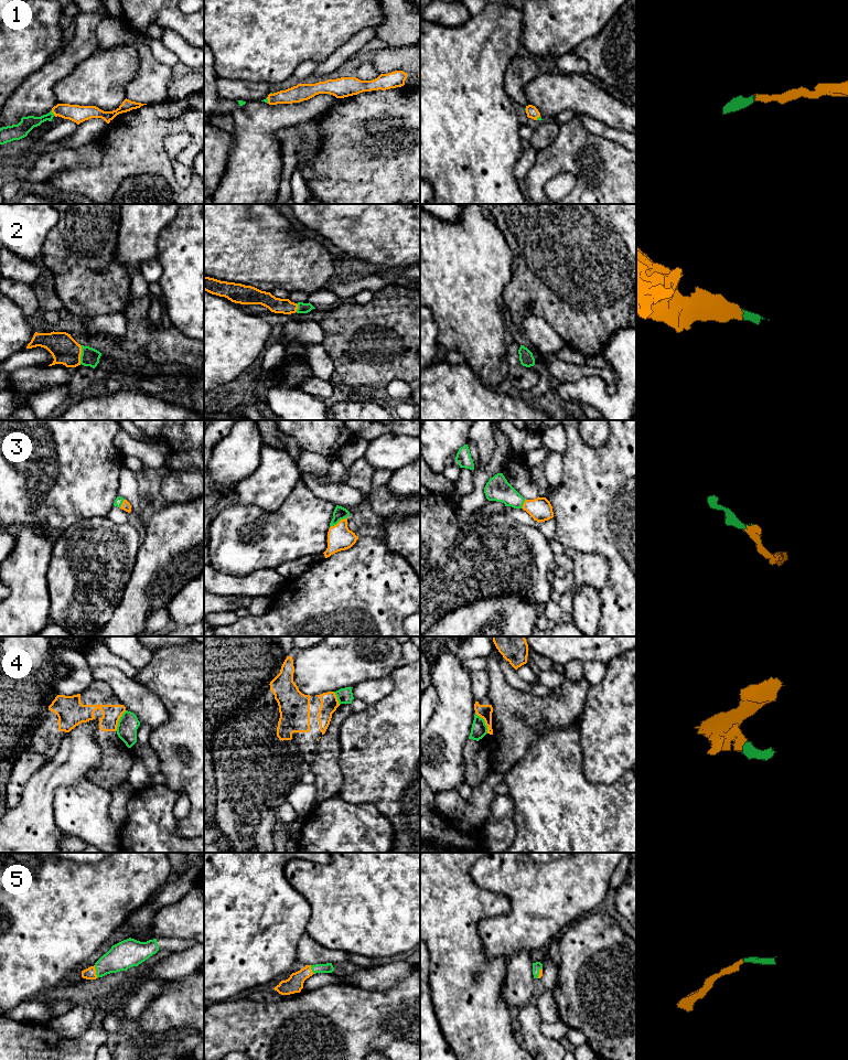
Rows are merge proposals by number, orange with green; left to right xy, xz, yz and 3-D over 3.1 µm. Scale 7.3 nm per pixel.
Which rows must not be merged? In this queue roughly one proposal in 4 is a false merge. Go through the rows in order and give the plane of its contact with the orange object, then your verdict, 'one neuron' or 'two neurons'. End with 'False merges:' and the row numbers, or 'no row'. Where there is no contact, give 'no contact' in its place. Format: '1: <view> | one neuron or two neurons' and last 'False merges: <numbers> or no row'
1: xy | one neuron
2: xy | one neuron
3: xz | one neuron
4: yz | two neurons
5: xy | one neuron
False merges: 4

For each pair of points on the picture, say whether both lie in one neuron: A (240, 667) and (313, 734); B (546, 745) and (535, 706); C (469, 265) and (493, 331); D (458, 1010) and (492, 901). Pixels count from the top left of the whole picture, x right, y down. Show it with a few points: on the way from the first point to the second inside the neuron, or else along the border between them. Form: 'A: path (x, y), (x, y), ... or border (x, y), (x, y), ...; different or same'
A: border (280, 667), (277, 675), (255, 700), (243, 703); different
B: border (567, 726), (550, 728), (540, 734), (525, 752); different
C: path (469, 281), (469, 307), (476, 314); same
D: path (459, 982), (459, 930), (463, 925); same

